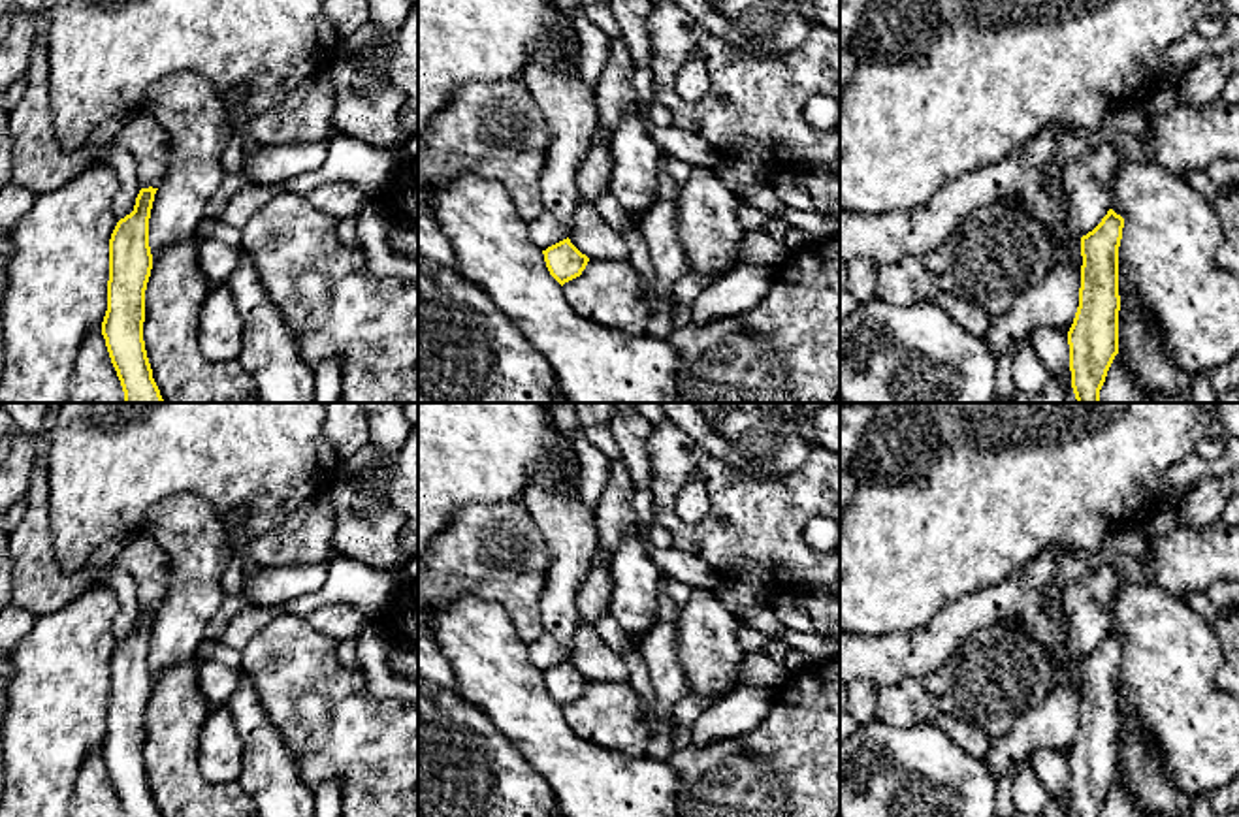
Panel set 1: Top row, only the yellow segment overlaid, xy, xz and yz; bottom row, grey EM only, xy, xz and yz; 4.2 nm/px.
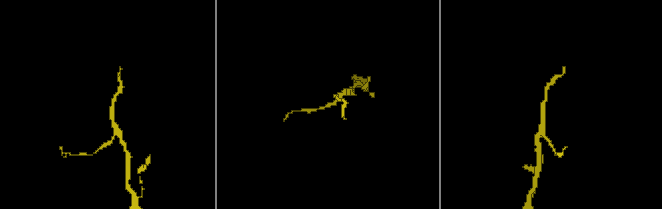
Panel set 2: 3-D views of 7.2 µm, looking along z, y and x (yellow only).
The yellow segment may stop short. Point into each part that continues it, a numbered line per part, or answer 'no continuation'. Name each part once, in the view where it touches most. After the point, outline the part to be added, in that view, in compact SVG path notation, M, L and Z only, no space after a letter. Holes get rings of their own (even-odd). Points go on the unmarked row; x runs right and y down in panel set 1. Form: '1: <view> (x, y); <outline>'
no continuation

